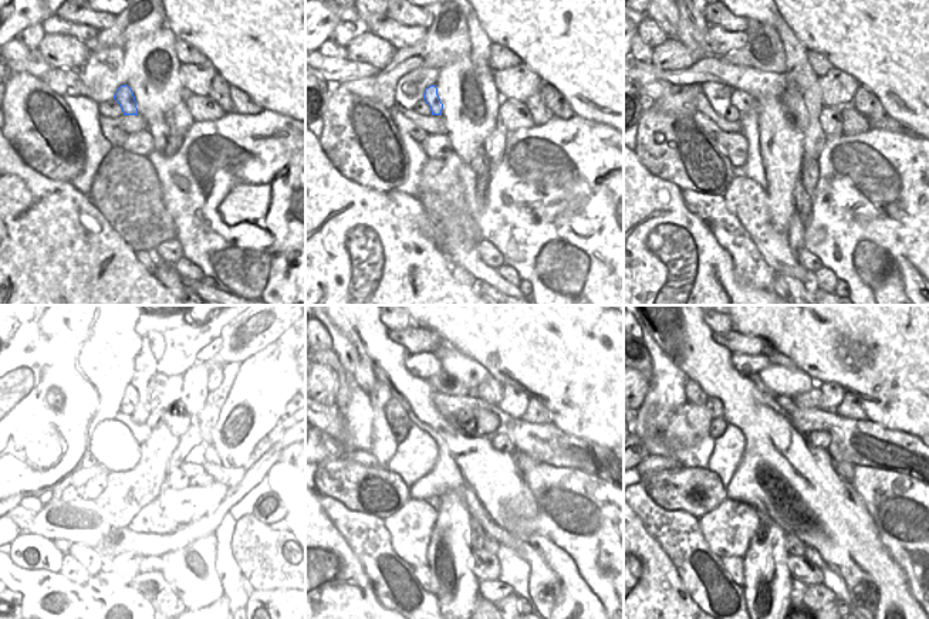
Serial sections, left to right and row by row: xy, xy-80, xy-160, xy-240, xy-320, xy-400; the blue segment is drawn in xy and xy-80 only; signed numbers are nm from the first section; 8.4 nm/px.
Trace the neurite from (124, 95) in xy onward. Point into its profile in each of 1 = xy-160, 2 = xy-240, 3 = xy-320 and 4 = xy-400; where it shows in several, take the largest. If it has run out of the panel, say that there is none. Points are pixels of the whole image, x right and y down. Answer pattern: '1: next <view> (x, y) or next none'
1: next xy-160 (743, 101)
2: next xy-240 (97, 418)
3: next xy-320 (397, 412)
4: next xy-400 (713, 406)

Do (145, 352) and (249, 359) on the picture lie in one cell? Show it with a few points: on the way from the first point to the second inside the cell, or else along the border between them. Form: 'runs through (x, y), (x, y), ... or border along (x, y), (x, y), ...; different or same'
border along (132, 327), (161, 361); different

